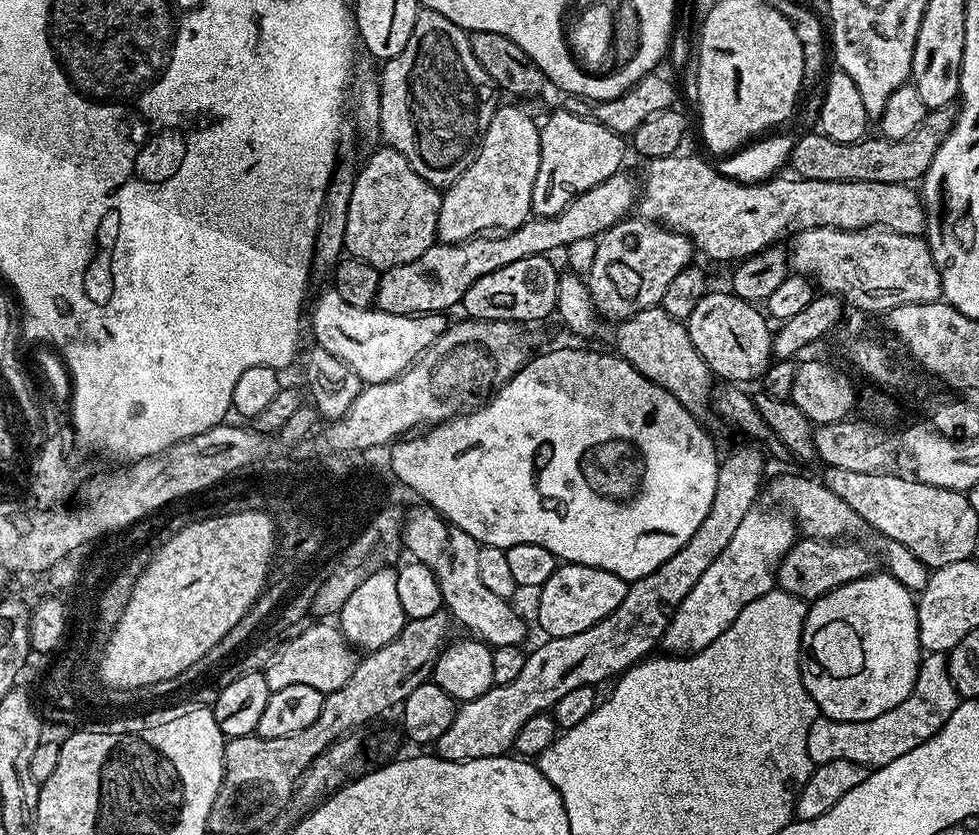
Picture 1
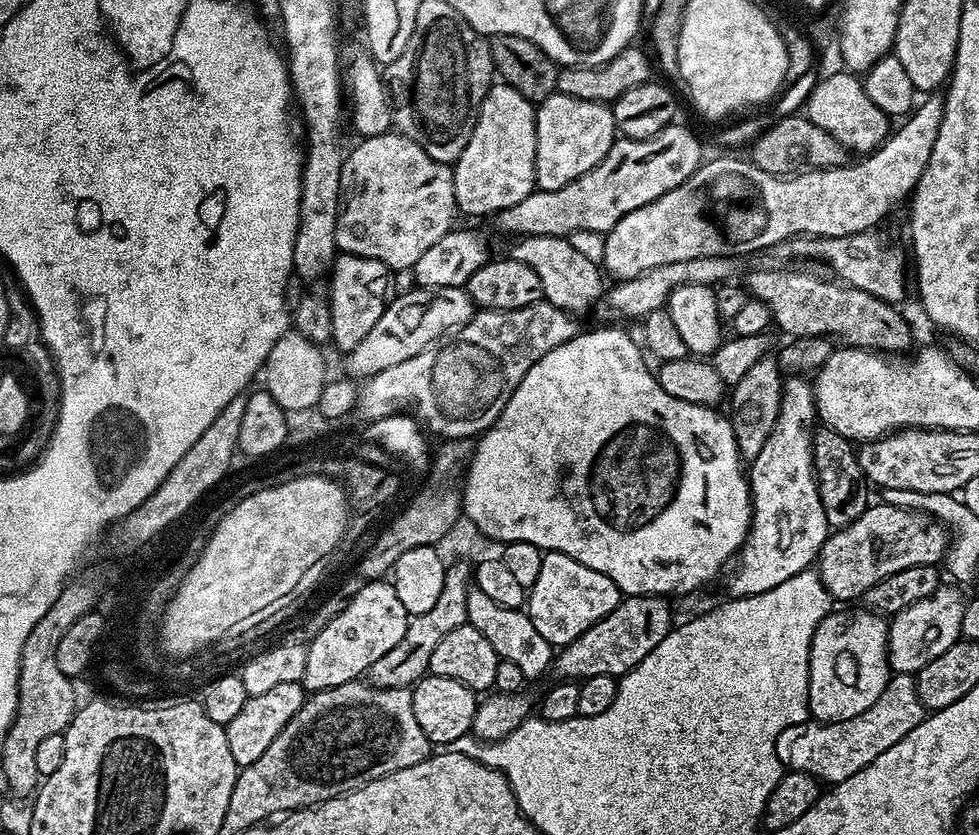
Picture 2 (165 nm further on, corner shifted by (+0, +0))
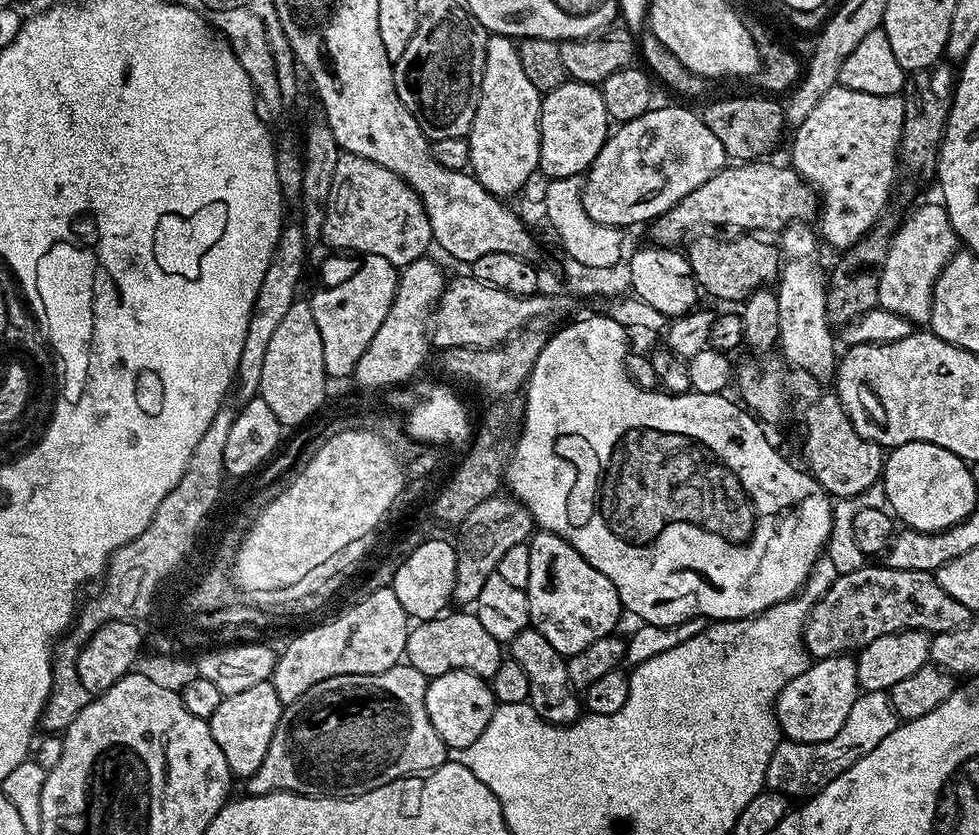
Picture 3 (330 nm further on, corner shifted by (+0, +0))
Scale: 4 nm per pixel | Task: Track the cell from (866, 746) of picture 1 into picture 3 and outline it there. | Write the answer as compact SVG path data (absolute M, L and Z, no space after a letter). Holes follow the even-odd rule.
M864 692L857 696L854 706L850 706L850 714L842 730L838 730L834 738L817 744L781 739L774 754L770 754L765 785L771 791L780 792L789 798L807 798L817 790L825 788L834 778L838 778L838 774L842 774L851 764L858 762L858 758L870 754L870 750L874 750L874 746L878 746L878 742L882 742L886 734L895 730L897 723L896 712L890 706L887 692Z

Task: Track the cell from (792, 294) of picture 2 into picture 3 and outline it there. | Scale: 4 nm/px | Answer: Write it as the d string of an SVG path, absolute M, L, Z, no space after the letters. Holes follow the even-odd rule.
M736 234L733 240L727 240L727 235L700 236L697 235L686 255L697 285L704 288L716 300L737 300L743 302L751 292L758 288L771 285L780 275L782 253L775 243L767 244L756 234Z

